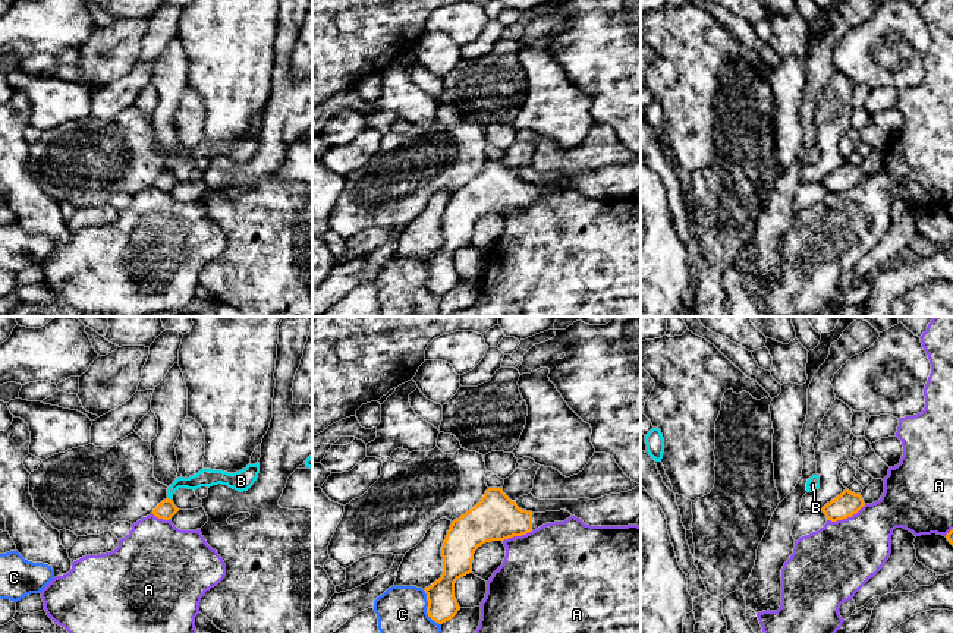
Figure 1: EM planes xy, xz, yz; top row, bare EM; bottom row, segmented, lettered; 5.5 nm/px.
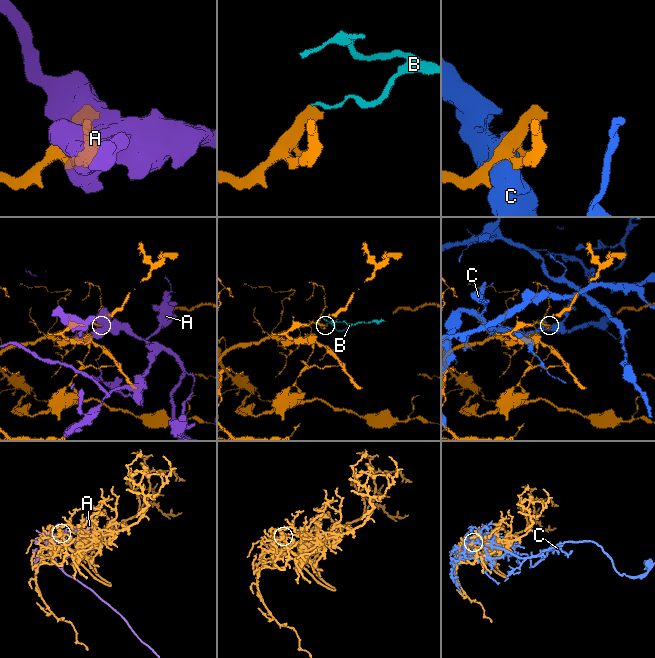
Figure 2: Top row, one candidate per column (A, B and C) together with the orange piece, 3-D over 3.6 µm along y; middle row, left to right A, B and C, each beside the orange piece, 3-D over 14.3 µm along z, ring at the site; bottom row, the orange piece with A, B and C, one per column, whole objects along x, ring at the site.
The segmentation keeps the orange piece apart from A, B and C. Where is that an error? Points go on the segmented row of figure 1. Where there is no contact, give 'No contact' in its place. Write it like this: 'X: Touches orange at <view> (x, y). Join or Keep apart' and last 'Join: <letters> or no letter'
A: Touches orange at yz (846, 517). Keep apart
B: Touches orange at xy (167, 498). Keep apart
C: Touches orange at xz (427, 608). Keep apart
Join: no letter

